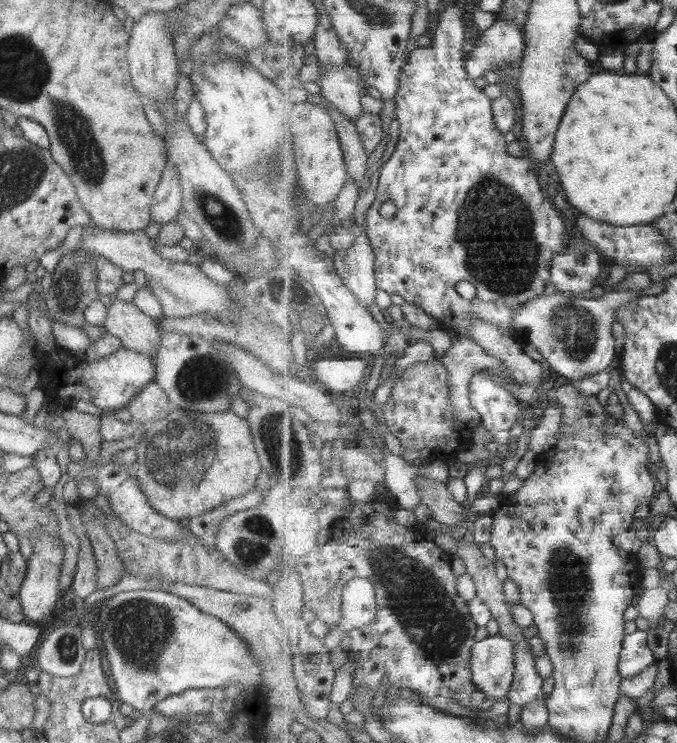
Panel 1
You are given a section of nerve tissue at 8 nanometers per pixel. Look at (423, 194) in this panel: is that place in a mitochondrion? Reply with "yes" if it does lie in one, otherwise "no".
no

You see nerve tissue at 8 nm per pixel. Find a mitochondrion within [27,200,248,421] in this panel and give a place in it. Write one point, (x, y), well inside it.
(199, 377)

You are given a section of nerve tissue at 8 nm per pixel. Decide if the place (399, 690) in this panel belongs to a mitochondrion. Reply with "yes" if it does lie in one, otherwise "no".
no

